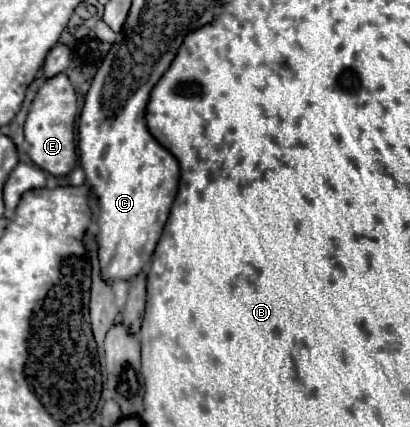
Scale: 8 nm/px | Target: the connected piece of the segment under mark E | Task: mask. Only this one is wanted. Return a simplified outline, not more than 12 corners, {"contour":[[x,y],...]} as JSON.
{"contour":[[46,79],[24,123],[34,165],[66,177],[76,165],[76,93]]}

